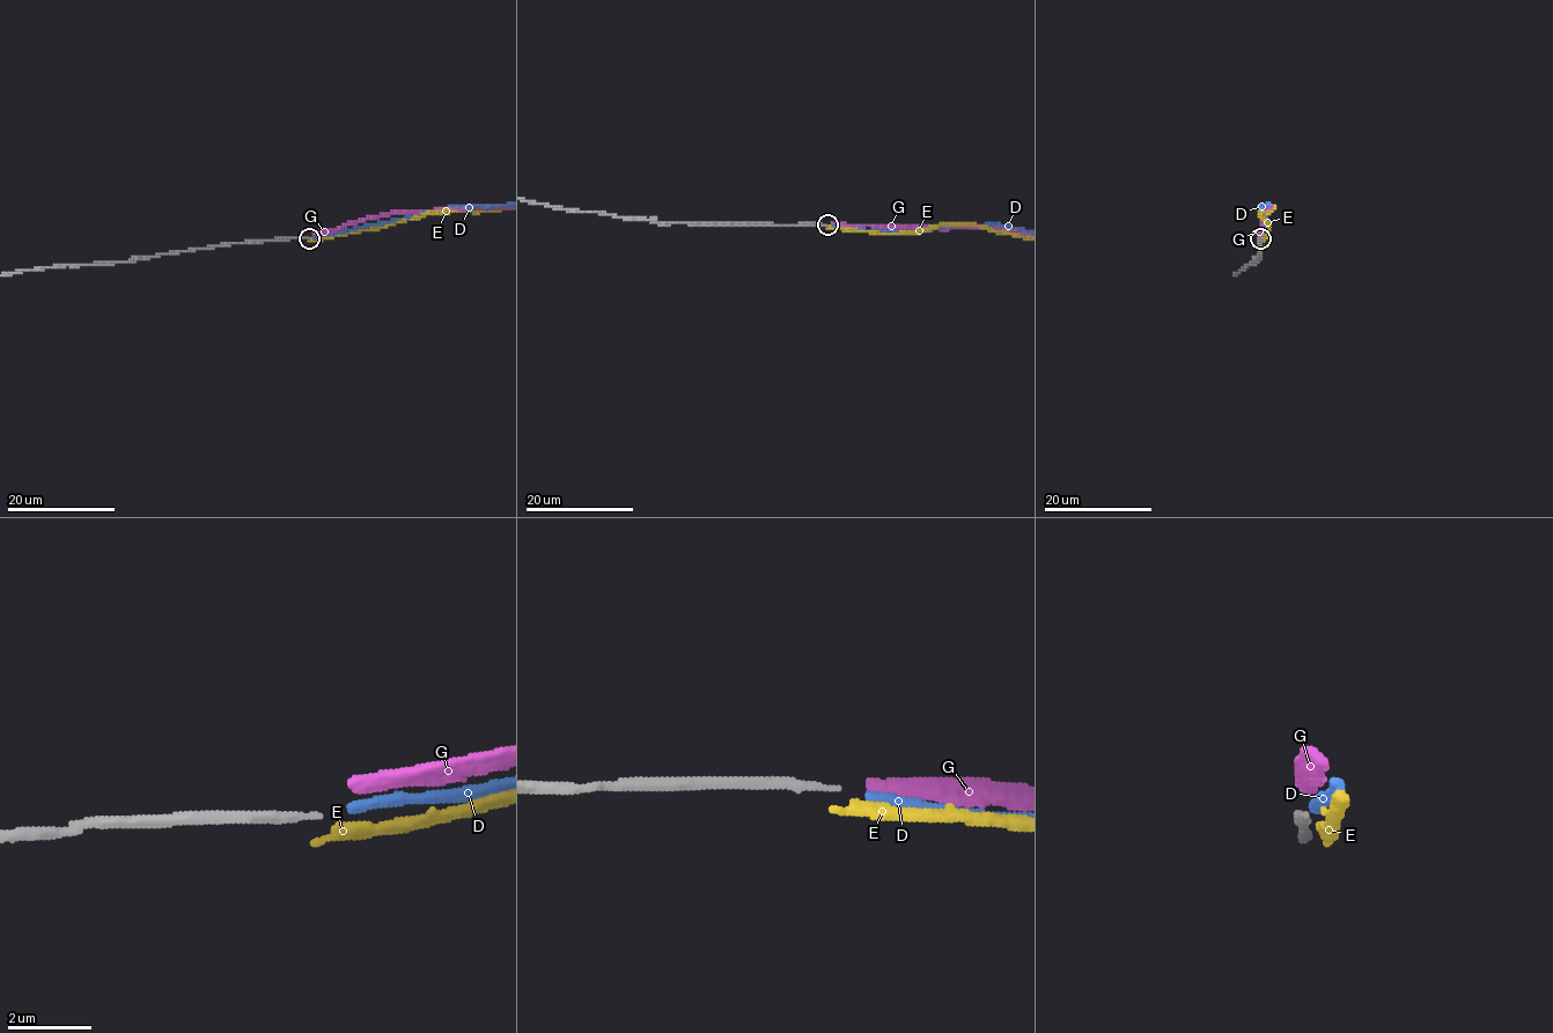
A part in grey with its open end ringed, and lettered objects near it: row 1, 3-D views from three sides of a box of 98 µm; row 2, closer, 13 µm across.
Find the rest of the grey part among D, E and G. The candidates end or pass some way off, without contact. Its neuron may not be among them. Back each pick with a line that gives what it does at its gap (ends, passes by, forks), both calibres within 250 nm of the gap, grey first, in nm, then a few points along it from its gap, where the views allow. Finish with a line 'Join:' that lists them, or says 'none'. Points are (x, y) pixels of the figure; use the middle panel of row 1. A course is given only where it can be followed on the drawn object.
D: it ends there; 140 nm thick on the grey side, 260 nm on the other
Join: D

